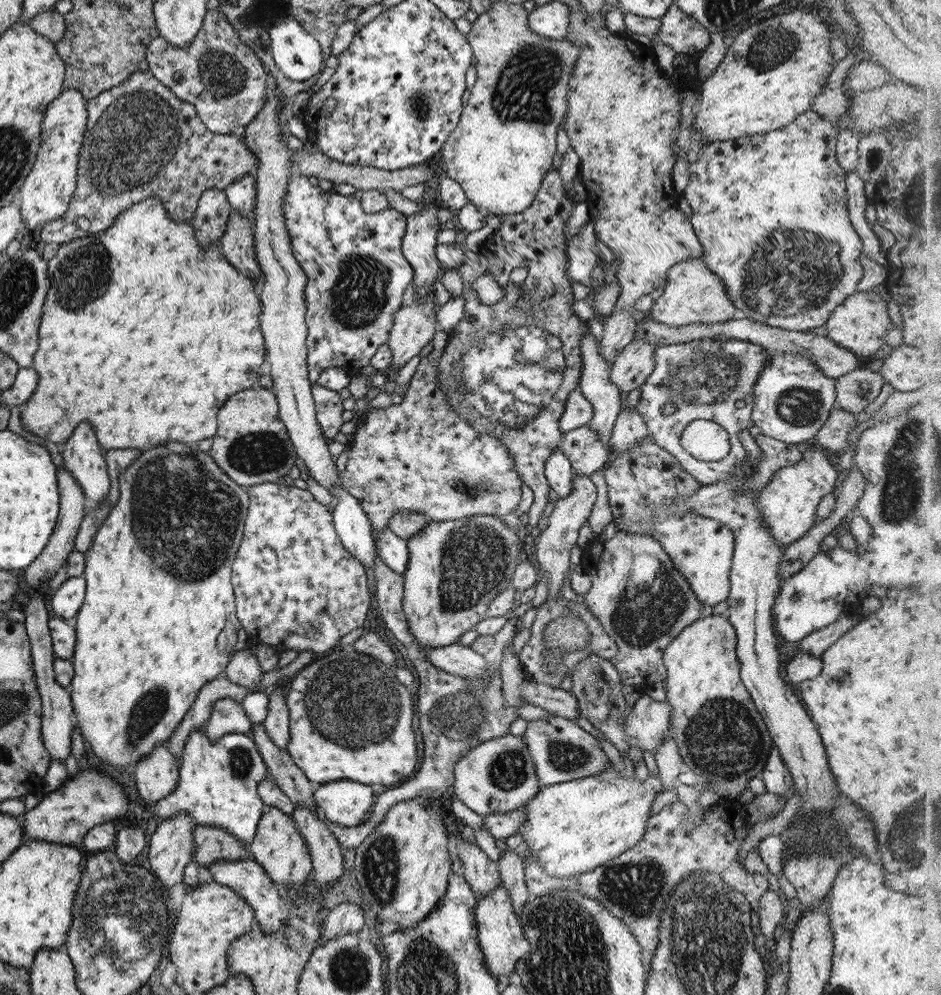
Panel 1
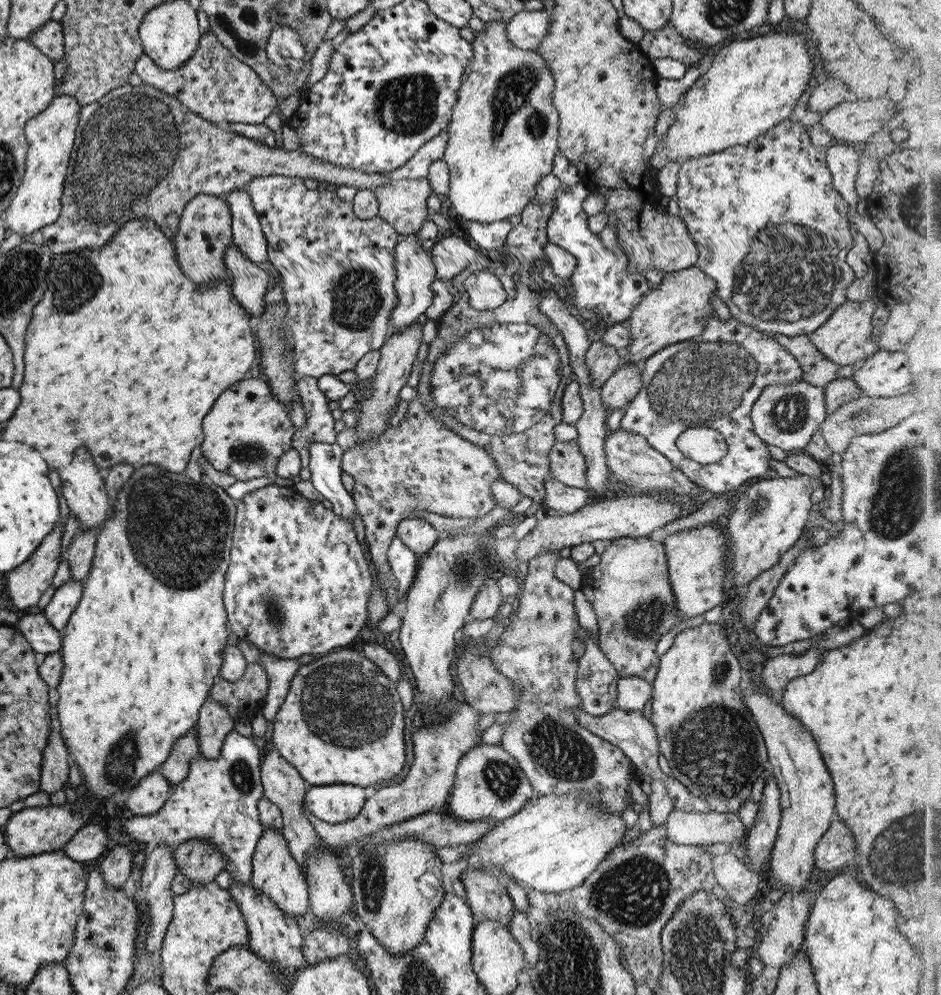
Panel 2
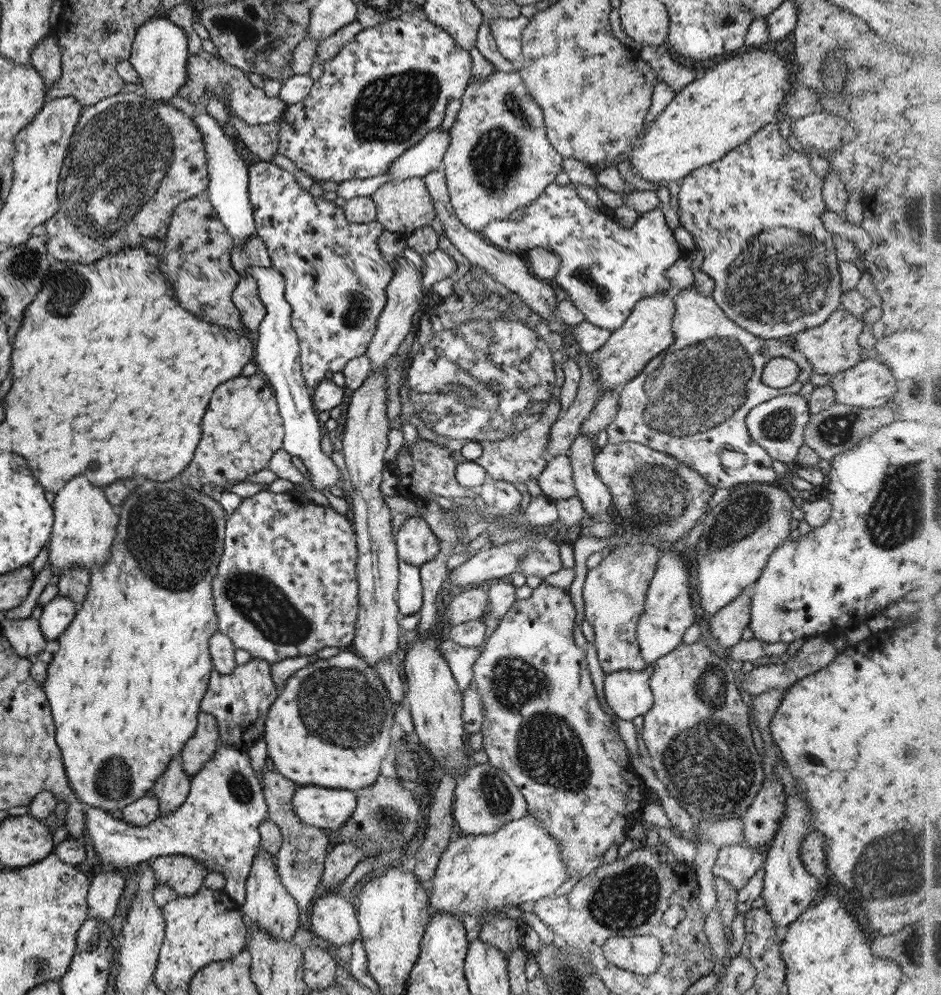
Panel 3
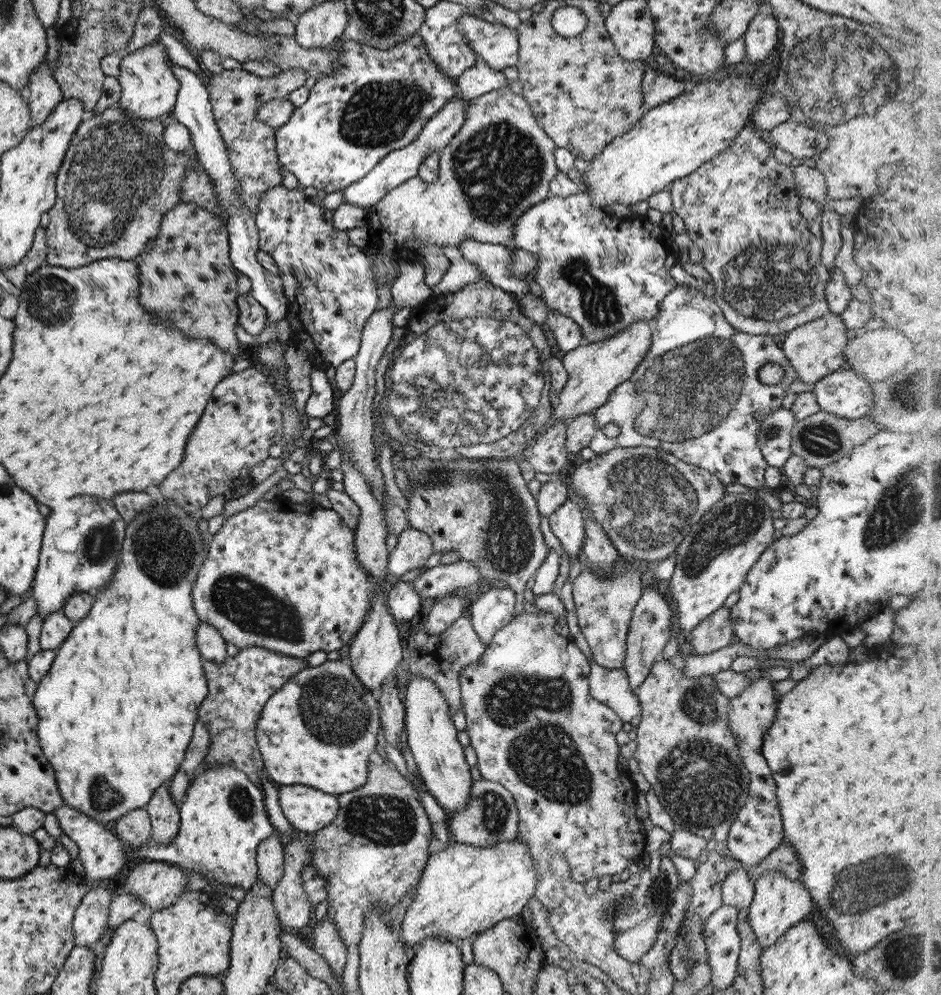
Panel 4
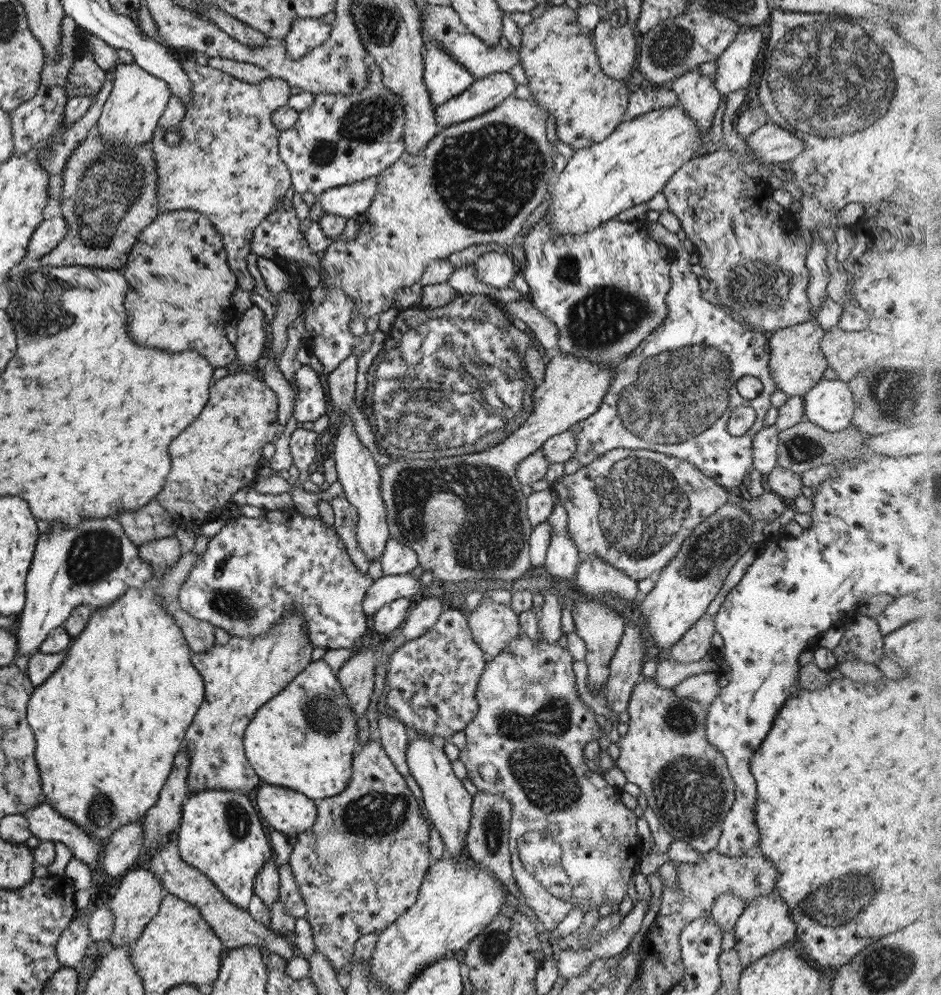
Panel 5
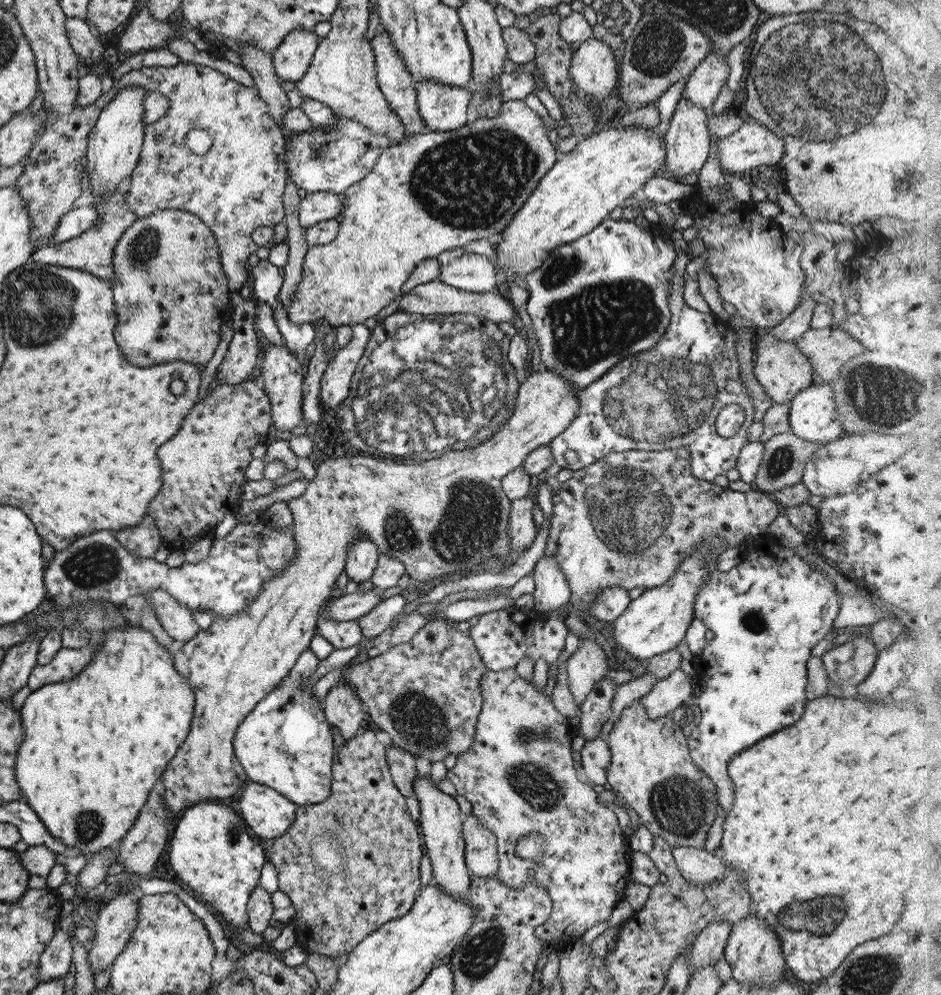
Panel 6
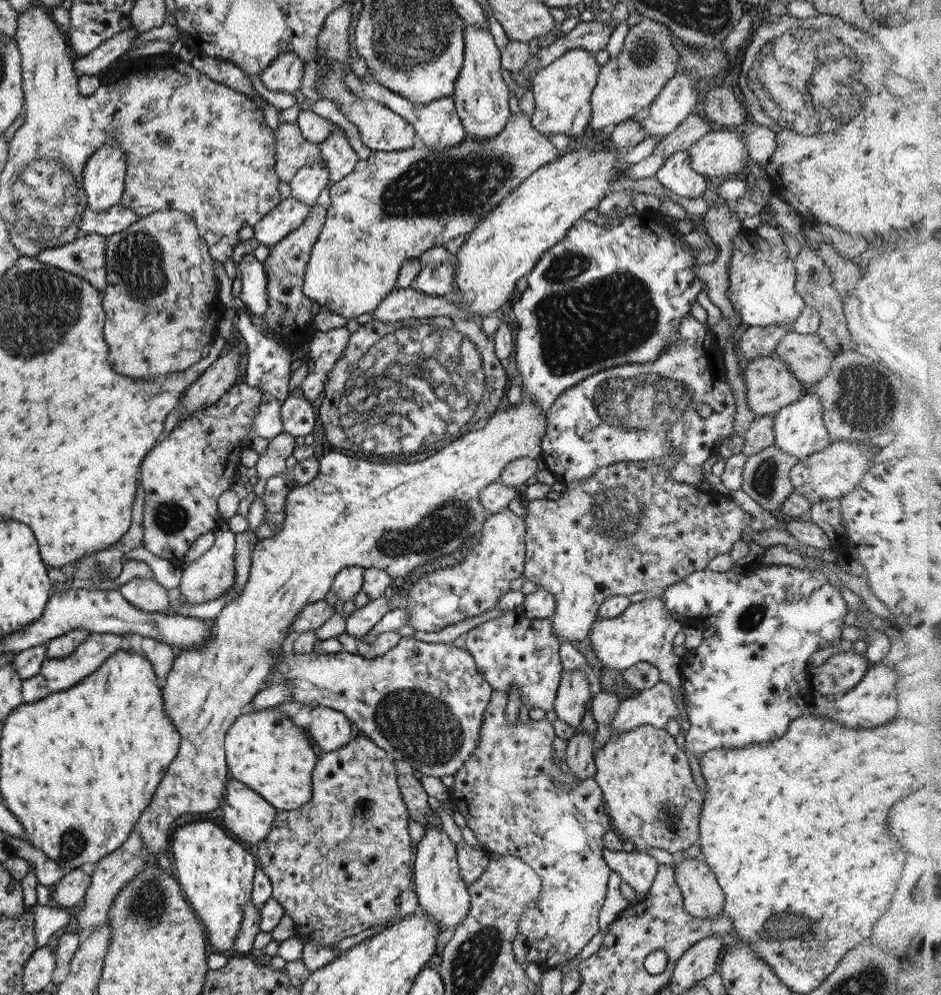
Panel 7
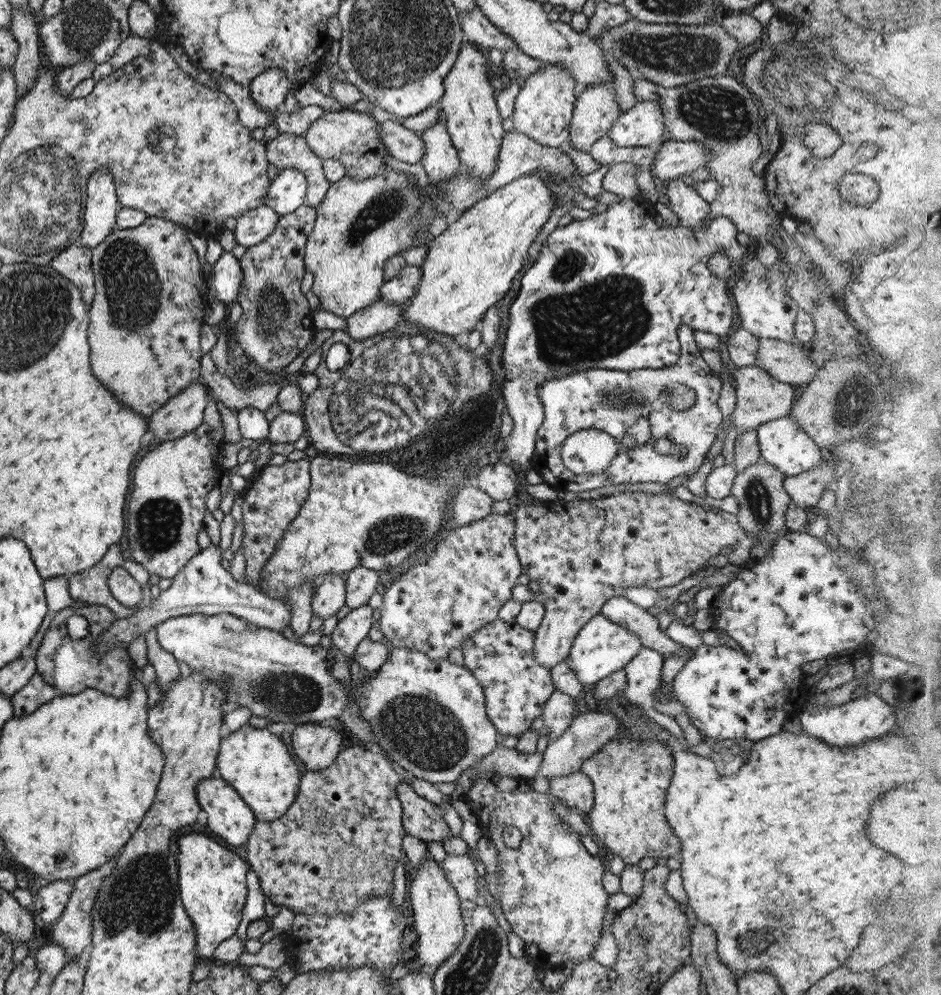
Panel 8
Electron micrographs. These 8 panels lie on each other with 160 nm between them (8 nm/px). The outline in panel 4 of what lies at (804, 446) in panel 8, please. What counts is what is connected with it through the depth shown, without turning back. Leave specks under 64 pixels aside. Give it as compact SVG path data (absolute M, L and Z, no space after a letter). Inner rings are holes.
M841 369L821 378L812 390L819 411L843 420L864 418L873 405L873 393L863 376Z

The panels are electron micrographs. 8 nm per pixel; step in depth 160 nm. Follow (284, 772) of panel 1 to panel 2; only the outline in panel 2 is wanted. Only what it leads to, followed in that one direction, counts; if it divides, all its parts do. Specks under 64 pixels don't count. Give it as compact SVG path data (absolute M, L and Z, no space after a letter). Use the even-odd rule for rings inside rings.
M460 695L455 700L459 706L457 713L453 710L451 714L441 716L441 722L425 724L412 734L413 763L403 780L396 785L376 787L376 792L366 799L359 814L352 820L337 825L327 824L317 820L316 816L303 808L302 801L302 814L313 825L321 842L335 851L343 850L376 831L385 830L387 826L434 811L445 802L453 786L454 770L459 758L481 742L481 734L476 731L476 722L480 715L471 705L463 703L465 700Z

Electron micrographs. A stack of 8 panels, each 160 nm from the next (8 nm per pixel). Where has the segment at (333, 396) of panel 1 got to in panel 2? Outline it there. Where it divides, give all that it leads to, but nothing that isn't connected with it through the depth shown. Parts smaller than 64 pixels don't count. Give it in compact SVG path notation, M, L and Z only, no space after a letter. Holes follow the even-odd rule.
M298 377L296 380L298 398L305 409L304 427L295 430L292 436L292 448L299 455L299 466L308 466L310 442L334 443L333 418L329 412L328 398L317 389L313 378Z

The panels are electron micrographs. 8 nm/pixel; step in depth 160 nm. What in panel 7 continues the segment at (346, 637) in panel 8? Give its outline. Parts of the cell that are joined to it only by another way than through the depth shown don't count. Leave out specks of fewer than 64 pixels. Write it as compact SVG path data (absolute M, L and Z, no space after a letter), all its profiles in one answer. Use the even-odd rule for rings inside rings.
M391 598L371 599L365 606L353 610L345 620L345 632L355 640L367 634L391 610Z

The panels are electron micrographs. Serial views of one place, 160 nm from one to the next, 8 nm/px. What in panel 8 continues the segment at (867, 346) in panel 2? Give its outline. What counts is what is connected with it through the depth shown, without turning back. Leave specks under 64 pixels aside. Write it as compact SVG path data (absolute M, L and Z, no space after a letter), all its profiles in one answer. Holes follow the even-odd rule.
M755 364L737 368L731 379L735 382L735 409L729 420L737 434L756 430L761 424L783 418L791 411L797 392L789 384L773 380L767 376L765 370L757 368Z

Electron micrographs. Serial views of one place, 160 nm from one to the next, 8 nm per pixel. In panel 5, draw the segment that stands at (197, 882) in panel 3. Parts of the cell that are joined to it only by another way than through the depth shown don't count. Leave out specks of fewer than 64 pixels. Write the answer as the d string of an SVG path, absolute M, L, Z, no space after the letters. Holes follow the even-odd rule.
M136 869L134 871L127 870L122 876L119 888L115 895L108 903L115 921L113 923L112 933L108 940L113 947L122 947L133 944L141 934L143 927L153 918L159 910L162 896L165 891L162 890L158 878L149 869Z

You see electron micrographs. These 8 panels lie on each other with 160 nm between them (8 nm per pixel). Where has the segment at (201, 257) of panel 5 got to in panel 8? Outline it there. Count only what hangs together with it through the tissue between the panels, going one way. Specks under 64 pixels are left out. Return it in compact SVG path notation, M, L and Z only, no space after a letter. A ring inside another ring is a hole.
M143 217L142 221L133 228L117 229L111 231L97 246L92 247L91 266L94 278L94 295L88 305L89 324L87 331L87 344L89 345L89 362L95 380L116 398L121 406L127 406L135 416L148 418L156 412L172 396L193 384L200 377L200 360L203 356L199 349L199 327L203 323L203 310L207 308L207 286L199 270L198 258L191 242L185 235L187 228L173 221L157 218Z

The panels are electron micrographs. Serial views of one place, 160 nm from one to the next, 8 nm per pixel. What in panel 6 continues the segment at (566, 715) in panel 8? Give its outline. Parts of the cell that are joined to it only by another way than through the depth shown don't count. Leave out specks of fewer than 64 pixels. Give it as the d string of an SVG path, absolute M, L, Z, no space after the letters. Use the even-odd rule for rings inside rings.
M579 639L577 649L566 660L565 666L569 690L577 706L608 669L602 646L592 639Z

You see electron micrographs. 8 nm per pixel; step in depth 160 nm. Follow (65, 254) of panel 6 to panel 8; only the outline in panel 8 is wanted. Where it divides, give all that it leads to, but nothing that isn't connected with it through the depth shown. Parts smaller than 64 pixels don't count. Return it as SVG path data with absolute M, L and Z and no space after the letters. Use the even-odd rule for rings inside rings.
M75 242L48 262L55 272L70 280L80 290L86 305L91 304L94 295L91 255L92 248Z

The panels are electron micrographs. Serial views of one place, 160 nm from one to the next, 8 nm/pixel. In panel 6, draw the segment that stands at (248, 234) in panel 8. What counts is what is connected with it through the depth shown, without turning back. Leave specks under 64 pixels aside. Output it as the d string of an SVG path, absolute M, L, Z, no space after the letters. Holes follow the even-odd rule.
M332 192L307 193L299 201L299 225L309 227L319 221L333 219L344 209L342 193Z

